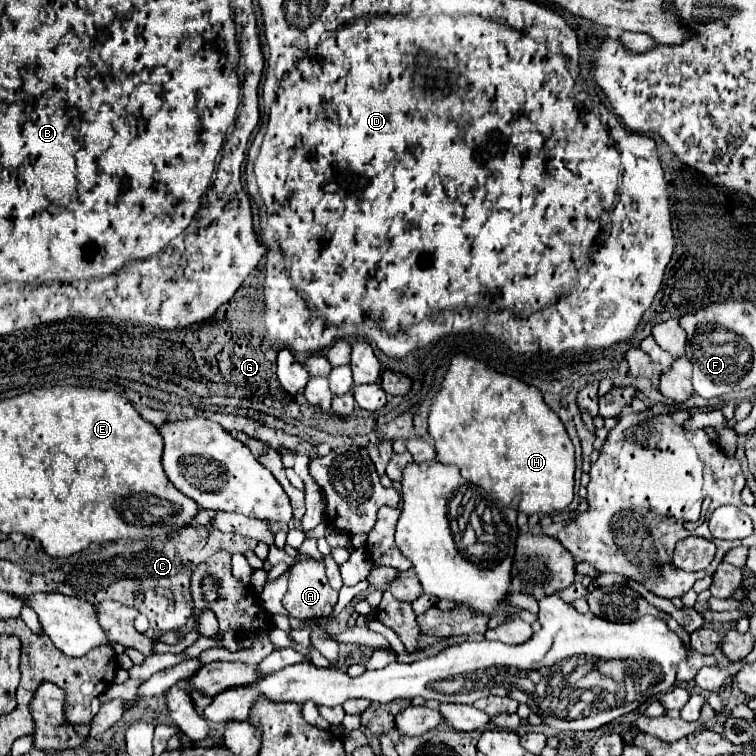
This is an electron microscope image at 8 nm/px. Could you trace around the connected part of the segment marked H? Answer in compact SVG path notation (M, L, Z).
M457 353L451 357L451 365L441 381L441 389L429 405L427 423L429 435L435 441L437 461L457 465L467 481L479 485L505 505L509 505L513 497L519 497L519 511L527 515L551 515L567 509L567 505L573 501L575 449L561 419L543 401L537 387L531 387L517 377L497 373L473 355Z

